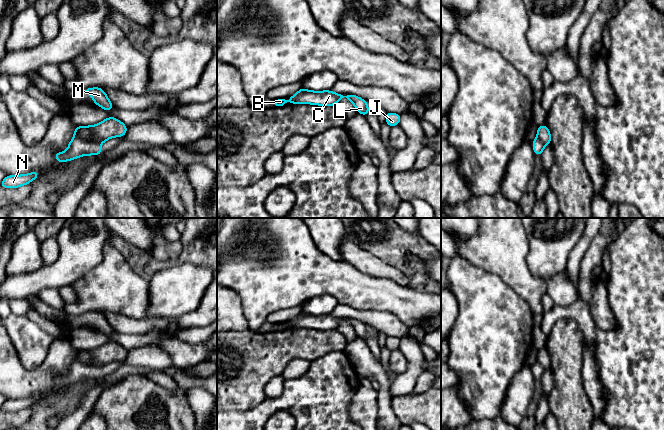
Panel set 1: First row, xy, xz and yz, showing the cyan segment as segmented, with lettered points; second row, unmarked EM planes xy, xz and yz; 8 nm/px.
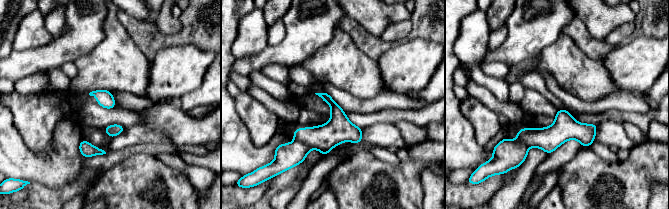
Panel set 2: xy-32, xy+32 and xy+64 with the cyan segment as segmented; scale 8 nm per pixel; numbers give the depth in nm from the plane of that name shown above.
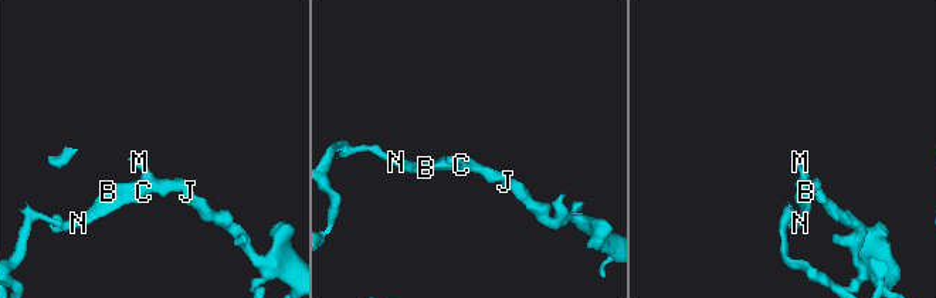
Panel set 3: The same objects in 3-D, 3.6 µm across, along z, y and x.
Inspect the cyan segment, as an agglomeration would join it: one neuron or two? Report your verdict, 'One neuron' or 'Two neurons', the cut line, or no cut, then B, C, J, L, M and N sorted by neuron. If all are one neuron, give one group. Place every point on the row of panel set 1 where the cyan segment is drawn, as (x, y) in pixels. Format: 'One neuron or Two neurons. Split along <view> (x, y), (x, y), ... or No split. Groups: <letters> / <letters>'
Two neurons. Split along xy (74, 137), (80, 137), (98, 144). Groups: B N / C J L M

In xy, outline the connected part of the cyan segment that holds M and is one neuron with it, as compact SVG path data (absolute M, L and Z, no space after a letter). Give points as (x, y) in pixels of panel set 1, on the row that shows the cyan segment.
M92 87L88 88L84 92L85 94L90 94L94 103L103 108L104 110L111 111L114 108L113 104L108 99L106 93L102 88Z

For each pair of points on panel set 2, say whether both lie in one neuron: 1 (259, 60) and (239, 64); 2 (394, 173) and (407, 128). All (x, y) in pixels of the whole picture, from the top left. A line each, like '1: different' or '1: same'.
1: same
2: different

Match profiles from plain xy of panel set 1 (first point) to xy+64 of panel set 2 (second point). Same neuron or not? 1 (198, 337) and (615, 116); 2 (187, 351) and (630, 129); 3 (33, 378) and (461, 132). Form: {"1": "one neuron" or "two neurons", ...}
{"1": "one neuron", "2": "one neuron", "3": "one neuron"}

